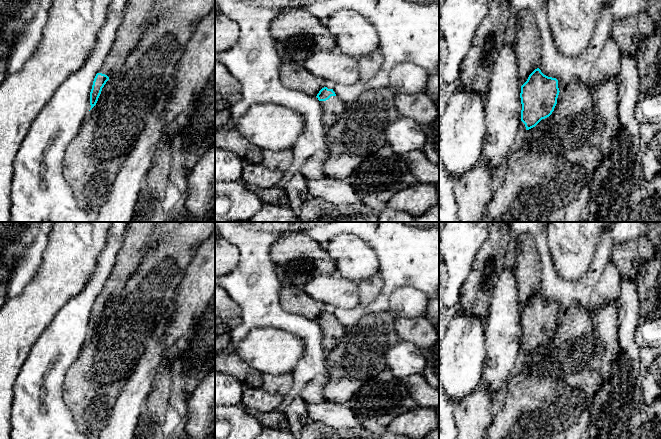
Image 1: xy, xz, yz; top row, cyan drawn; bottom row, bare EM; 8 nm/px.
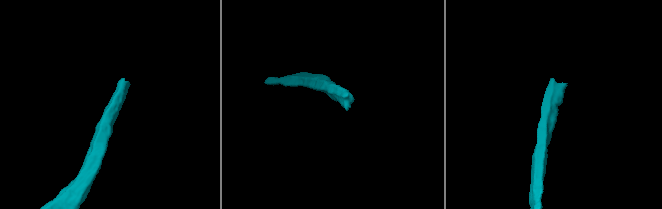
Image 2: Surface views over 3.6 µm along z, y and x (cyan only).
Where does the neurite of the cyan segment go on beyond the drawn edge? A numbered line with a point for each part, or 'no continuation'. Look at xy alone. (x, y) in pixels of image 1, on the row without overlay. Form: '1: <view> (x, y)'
1: xy (140, 237)

